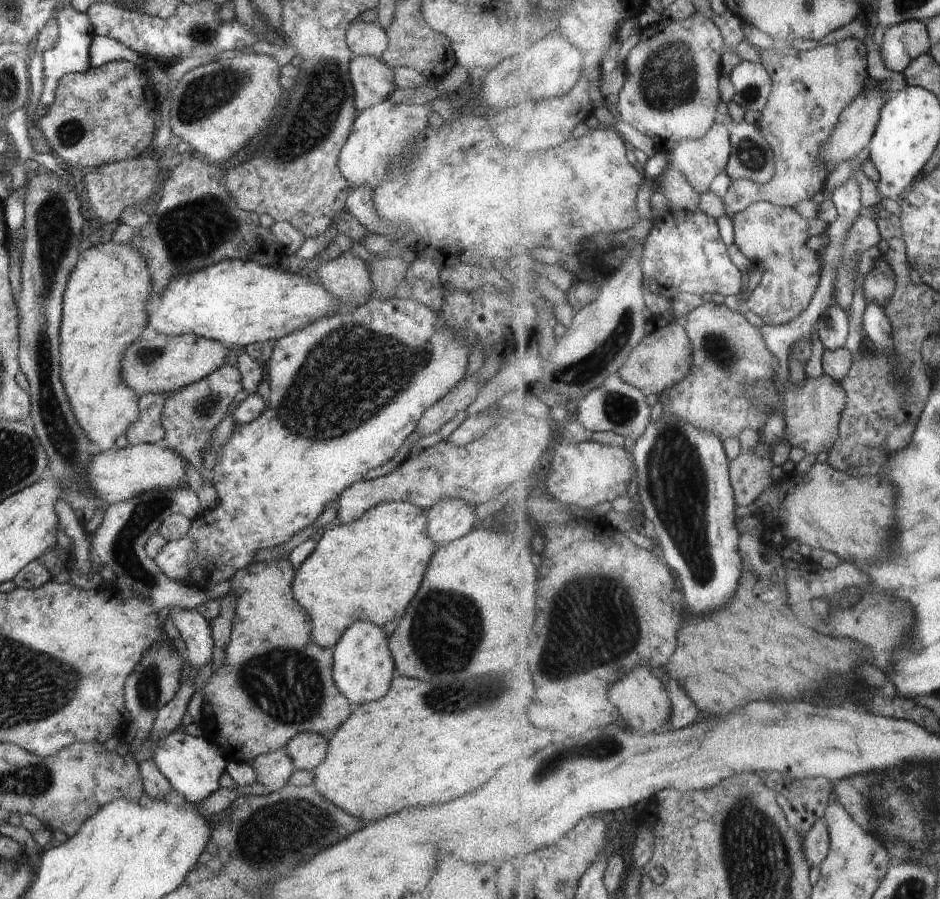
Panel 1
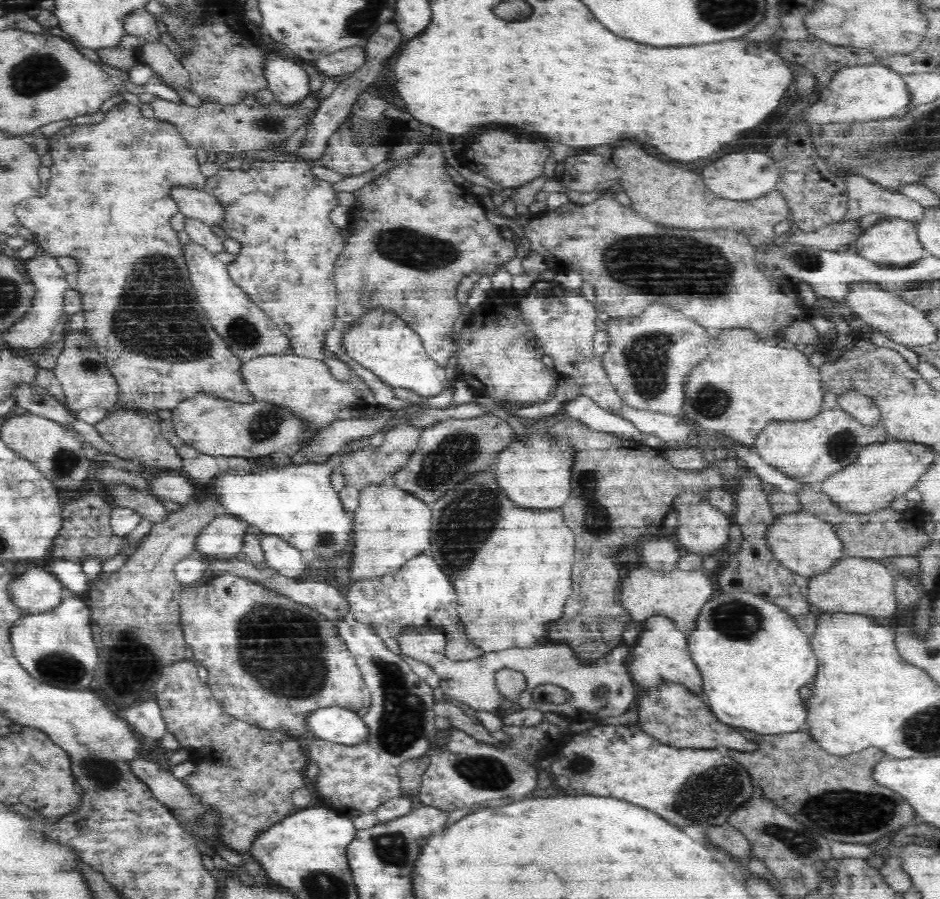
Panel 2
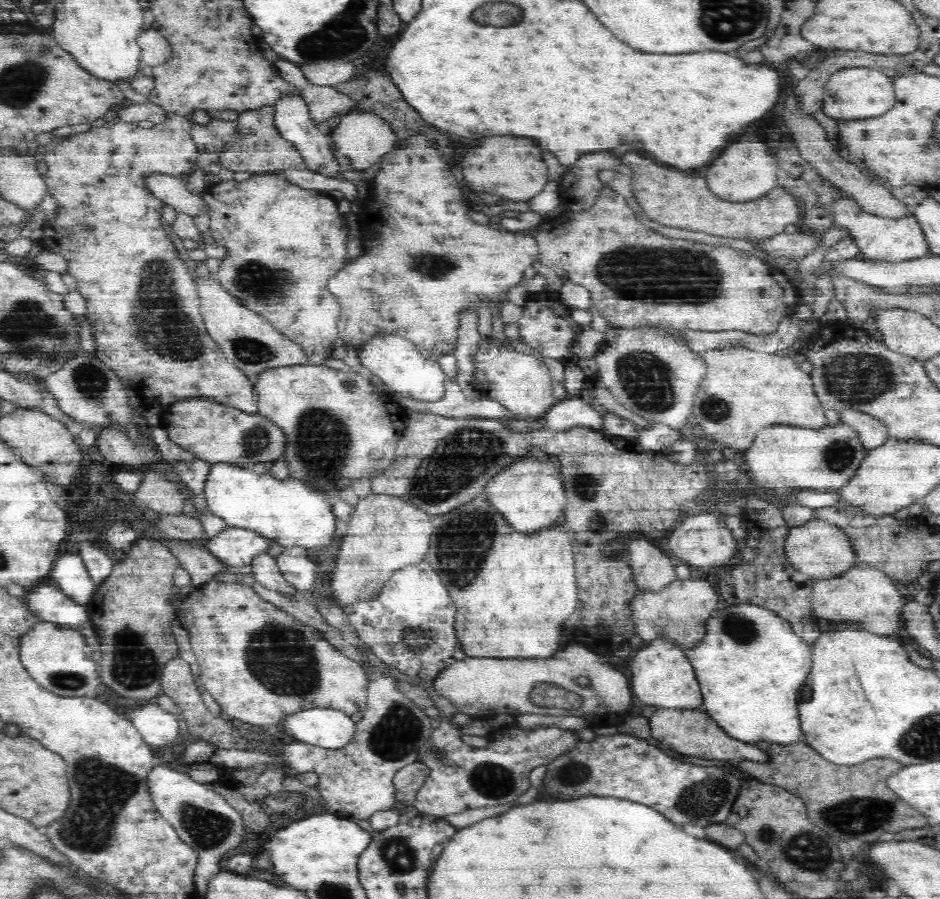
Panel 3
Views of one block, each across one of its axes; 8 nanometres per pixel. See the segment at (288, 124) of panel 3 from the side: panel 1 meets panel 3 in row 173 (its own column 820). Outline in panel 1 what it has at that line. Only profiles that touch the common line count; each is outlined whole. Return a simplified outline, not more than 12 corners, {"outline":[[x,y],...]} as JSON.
{"outline":[[840,303],[818,324],[826,349],[846,348],[851,318]]}

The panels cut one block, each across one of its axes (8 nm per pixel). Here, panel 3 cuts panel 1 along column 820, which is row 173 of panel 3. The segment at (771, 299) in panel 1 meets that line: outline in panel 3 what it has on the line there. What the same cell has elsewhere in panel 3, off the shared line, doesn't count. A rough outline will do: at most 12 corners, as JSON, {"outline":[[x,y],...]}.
{"outline":[[286,168],[208,185],[224,288],[325,365],[349,227]]}

